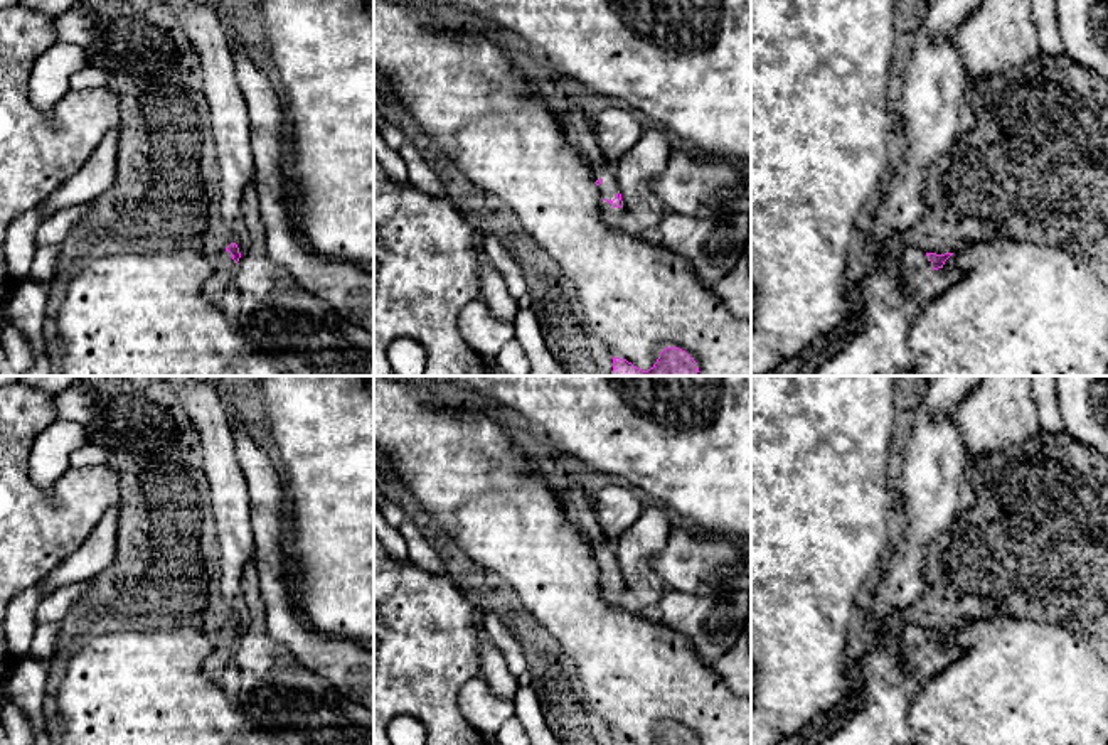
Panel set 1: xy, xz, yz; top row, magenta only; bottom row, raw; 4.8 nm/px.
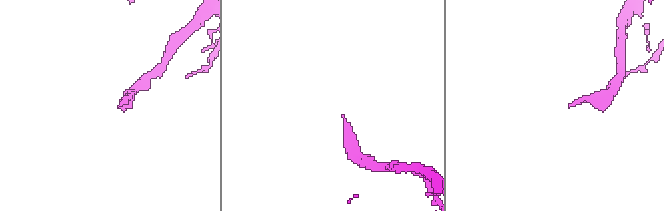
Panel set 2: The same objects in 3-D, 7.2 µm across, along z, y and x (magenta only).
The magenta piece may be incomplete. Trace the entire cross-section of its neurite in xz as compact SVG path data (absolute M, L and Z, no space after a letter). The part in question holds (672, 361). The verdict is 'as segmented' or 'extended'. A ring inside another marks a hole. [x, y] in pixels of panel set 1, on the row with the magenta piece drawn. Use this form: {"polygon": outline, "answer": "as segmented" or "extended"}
{"polygon": "M665 347L648 371L642 371L620 357L613 357L611 366L611 376L699 376L699 367L694 357L679 347Z", "answer": "as segmented"}

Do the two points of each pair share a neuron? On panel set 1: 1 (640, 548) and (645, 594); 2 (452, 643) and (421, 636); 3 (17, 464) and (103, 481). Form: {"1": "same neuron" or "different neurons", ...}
{"1": "same neuron", "2": "same neuron", "3": "same neuron"}

